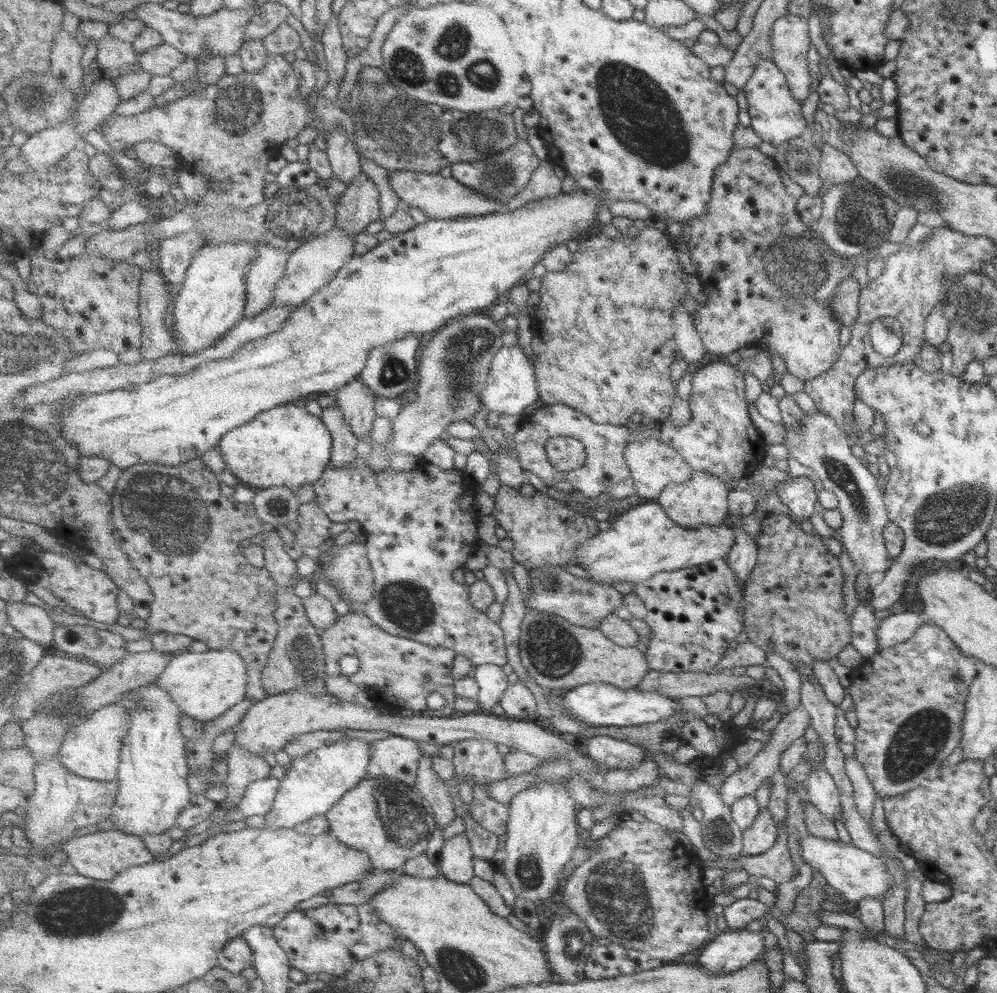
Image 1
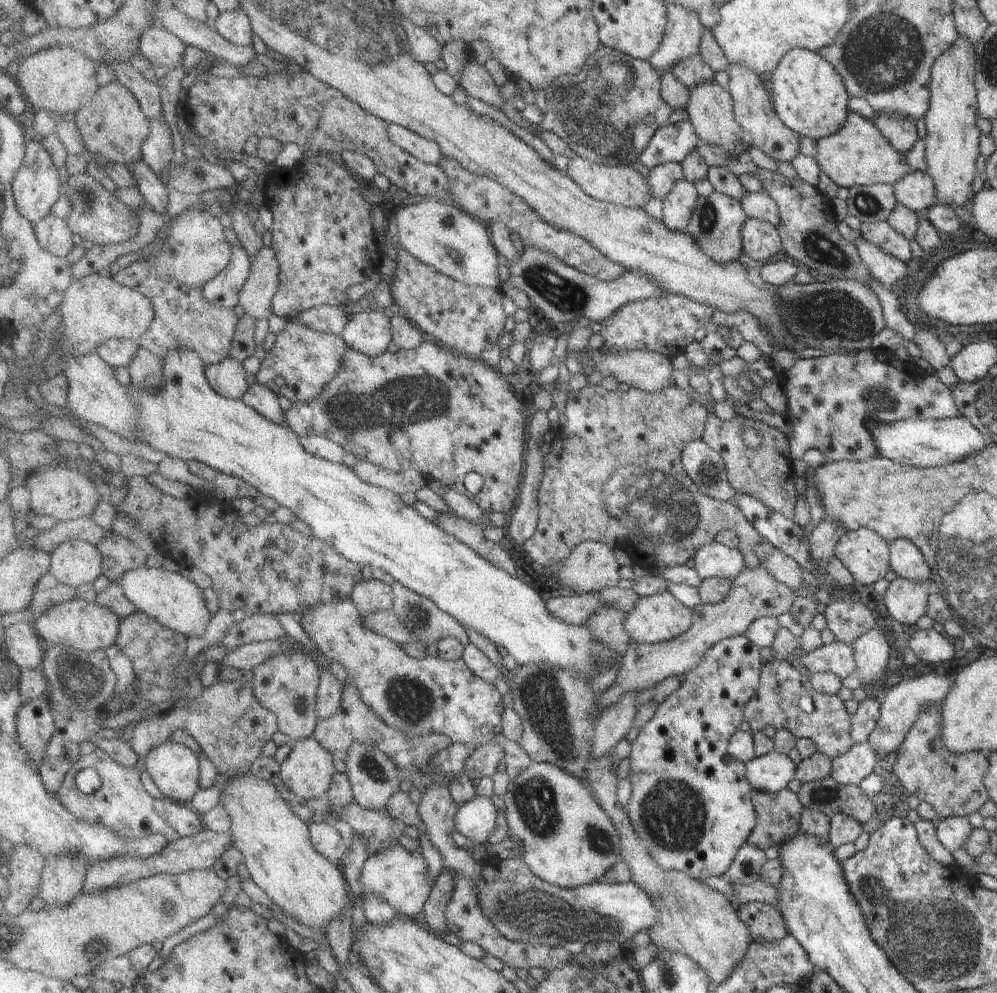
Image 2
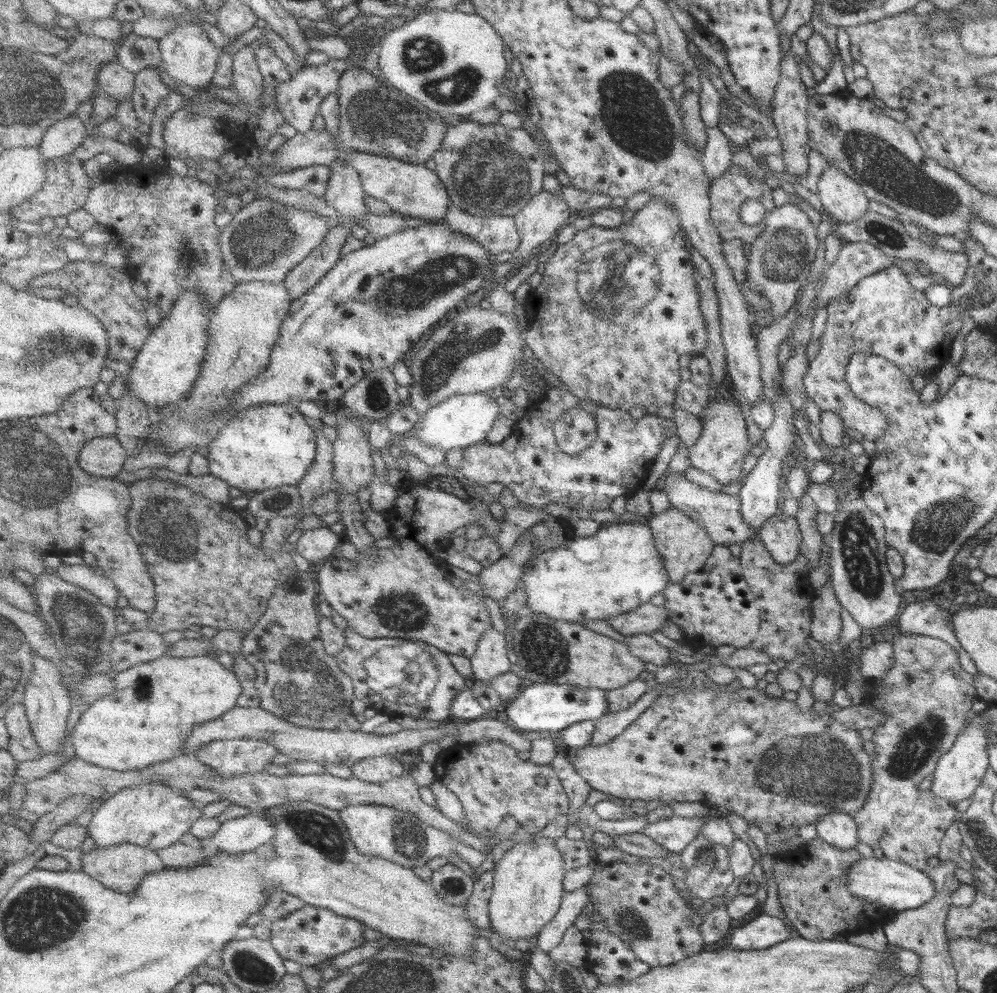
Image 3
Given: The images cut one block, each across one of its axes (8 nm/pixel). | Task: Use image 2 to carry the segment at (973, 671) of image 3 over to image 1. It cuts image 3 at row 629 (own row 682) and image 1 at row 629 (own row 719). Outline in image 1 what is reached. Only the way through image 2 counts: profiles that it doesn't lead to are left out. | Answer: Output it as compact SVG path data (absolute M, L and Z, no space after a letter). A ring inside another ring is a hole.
M902 612L882 619L876 634L879 652L908 640L922 624L925 623L920 612Z

